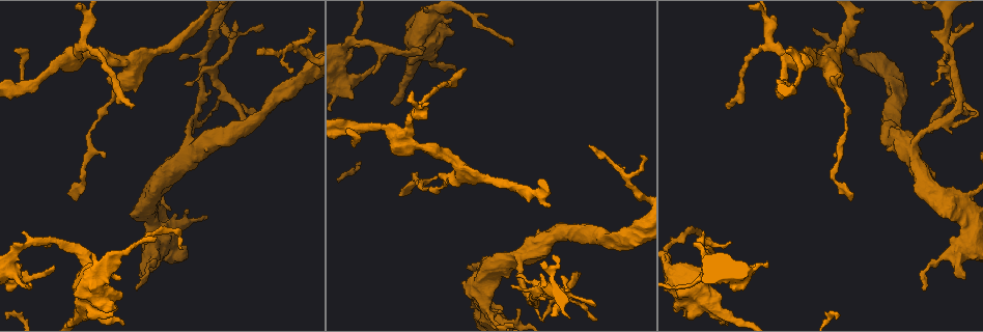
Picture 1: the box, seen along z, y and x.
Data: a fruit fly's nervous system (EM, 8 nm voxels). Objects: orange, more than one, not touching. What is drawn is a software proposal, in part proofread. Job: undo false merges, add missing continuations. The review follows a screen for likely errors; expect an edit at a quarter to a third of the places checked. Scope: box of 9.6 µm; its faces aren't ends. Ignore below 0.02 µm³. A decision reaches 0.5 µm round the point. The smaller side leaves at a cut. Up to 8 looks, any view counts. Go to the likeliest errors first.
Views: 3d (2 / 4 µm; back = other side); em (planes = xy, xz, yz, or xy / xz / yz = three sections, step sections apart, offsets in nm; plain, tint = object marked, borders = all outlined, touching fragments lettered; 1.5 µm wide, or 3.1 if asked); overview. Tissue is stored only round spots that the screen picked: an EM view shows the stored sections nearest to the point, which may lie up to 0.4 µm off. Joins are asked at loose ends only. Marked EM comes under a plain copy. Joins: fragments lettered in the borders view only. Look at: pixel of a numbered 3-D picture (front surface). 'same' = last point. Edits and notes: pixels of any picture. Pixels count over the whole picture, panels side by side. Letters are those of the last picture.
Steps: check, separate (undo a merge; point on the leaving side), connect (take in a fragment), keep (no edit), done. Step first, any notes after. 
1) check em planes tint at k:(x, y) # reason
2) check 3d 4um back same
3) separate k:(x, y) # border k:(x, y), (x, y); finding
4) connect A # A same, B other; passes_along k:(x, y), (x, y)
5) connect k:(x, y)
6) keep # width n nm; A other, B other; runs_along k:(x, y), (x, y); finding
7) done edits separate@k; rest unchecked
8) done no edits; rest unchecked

check 3d 4um at 1:(932, 133) # branch stops here

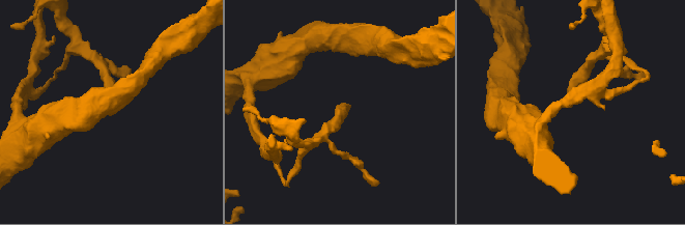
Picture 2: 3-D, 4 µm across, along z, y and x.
check em xy step 8 borders at 2:(342, 105)

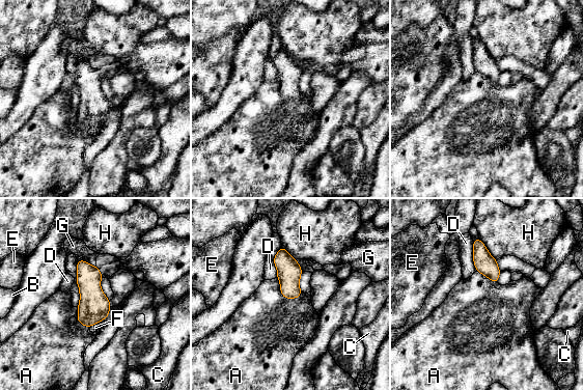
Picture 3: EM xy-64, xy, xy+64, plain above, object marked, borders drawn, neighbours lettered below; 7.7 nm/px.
check em planes borders same

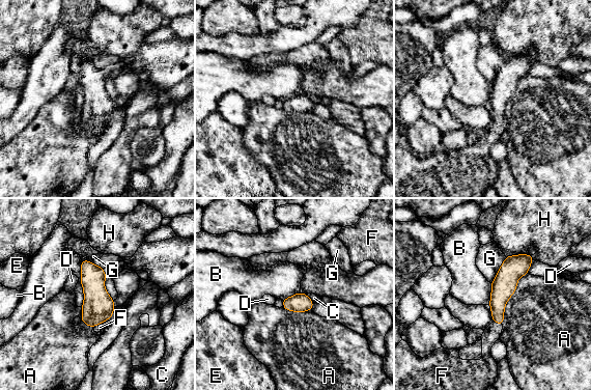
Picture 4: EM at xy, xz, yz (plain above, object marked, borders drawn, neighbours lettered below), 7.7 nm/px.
keep # A other, B other, C other, D other, E other, F other, G other, H other; runs_along 4:(527, 256), (507, 276), (495, 319); none of them fits

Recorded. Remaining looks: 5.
check em xy step 8 borders at 1:(348, 129) # free end

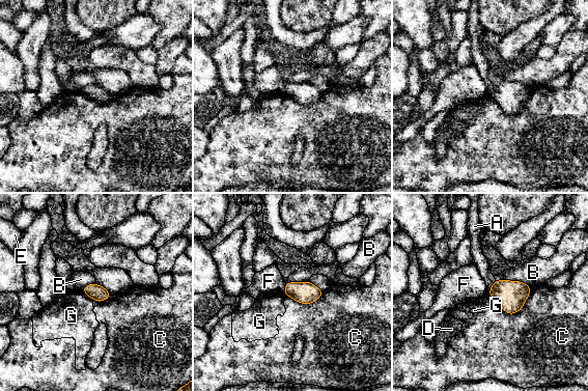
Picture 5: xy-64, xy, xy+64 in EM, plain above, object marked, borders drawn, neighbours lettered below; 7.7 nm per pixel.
keep # width 120 nm; A other, B other, C other, D other, E other, F other, G other; no lettered fragment goes on from it

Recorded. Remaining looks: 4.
check 3d 4um at 1:(437, 187) # calibre changes

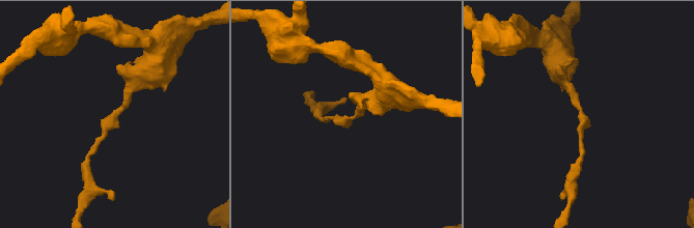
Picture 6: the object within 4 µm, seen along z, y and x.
check em planes borders at 6:(350, 118) # shape alone is not enough

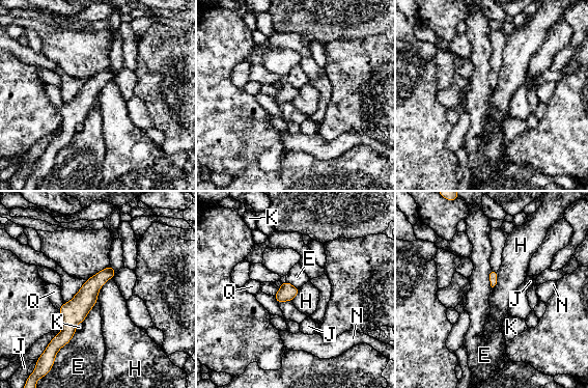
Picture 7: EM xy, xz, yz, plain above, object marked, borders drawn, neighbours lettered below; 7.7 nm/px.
keep # width 80 nm; E other, H other, J other, K other, N other, Q other; border 7:(113, 276), (101, 287), (98, 300); all the same neuron

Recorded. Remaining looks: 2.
done no edits; rest unchecked

